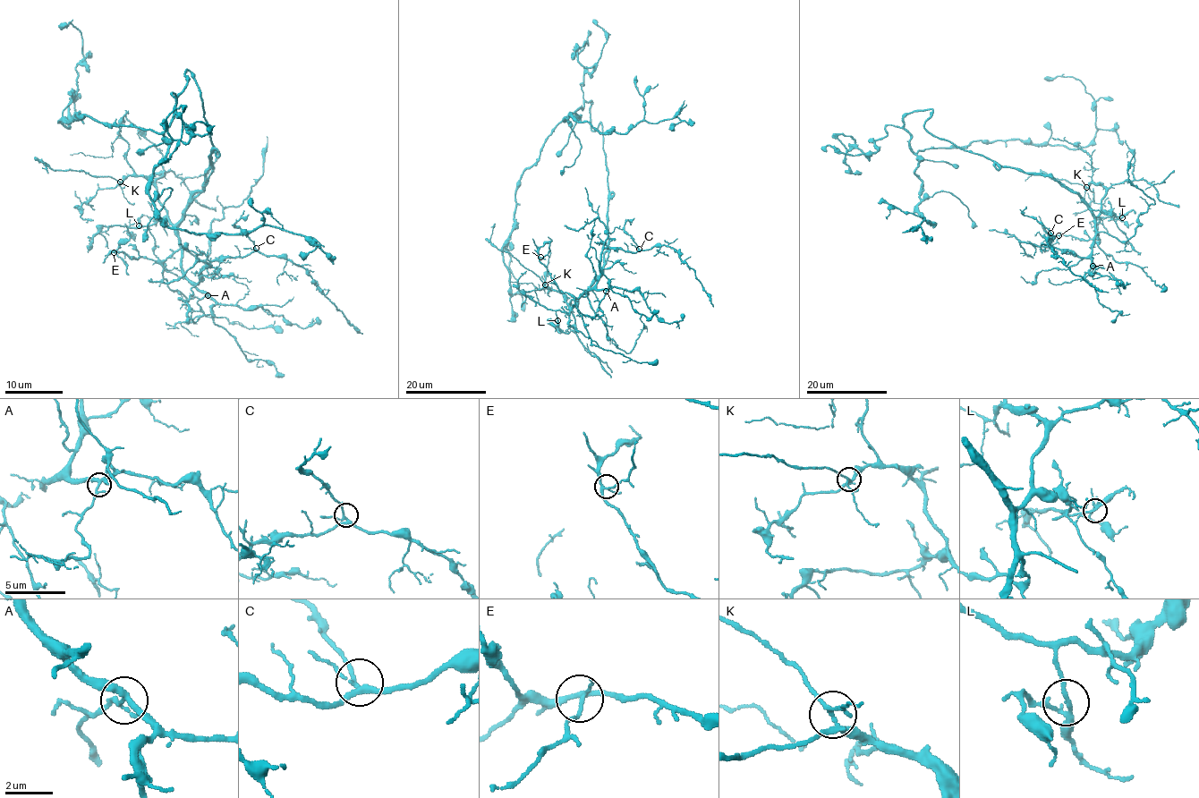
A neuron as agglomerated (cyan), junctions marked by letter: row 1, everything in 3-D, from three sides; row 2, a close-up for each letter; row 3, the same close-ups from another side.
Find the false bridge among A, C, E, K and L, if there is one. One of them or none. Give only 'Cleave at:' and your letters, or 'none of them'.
Cleave at: none of them

